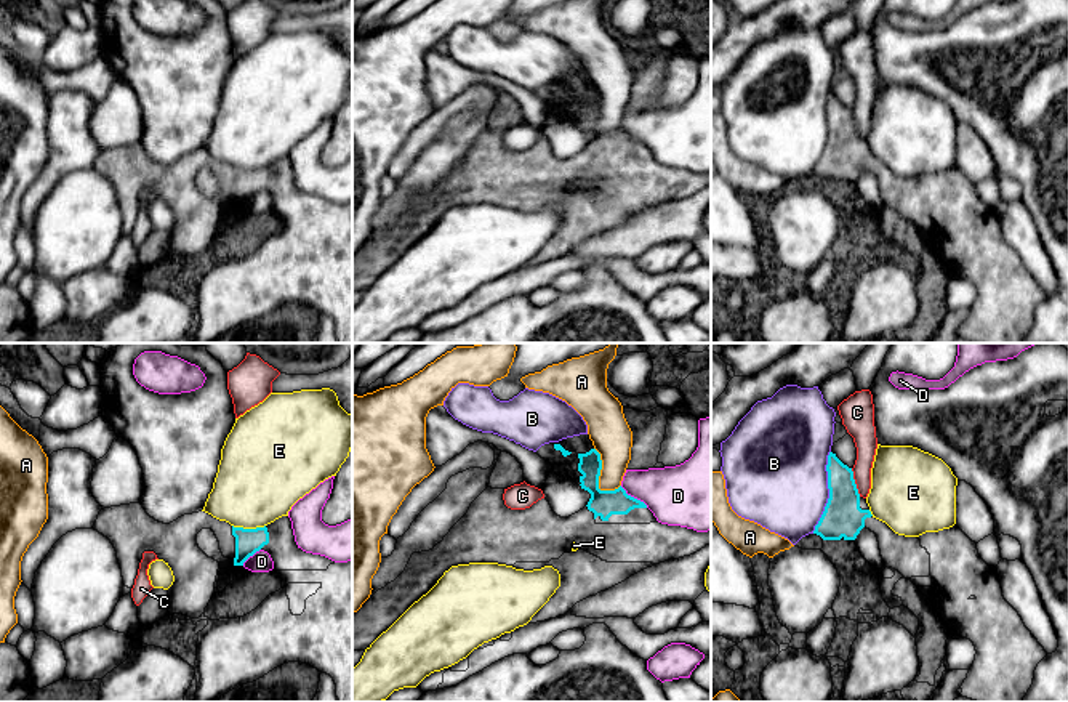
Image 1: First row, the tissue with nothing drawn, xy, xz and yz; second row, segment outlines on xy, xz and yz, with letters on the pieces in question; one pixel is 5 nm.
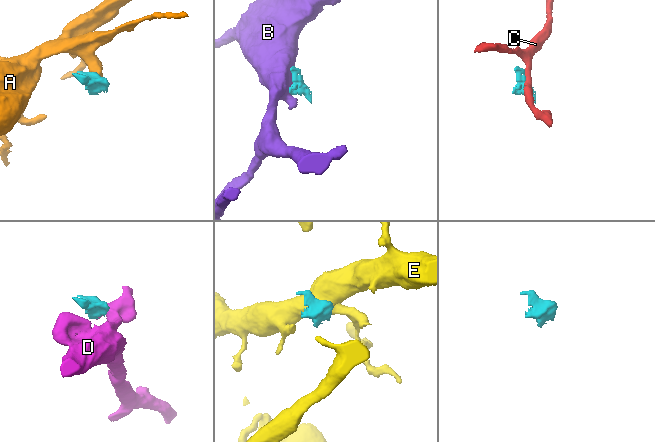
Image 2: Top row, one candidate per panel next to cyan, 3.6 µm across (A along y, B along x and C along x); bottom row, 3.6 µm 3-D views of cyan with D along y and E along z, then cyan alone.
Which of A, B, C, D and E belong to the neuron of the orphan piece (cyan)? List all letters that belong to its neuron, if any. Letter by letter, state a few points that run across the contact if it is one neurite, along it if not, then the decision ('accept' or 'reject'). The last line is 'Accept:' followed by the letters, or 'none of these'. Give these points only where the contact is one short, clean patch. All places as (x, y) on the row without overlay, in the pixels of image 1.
A: line xz (594, 88), (601, 101), (599, 129), (614, 132); reject
B: reject
C: line yz (851, 109), (860, 137); reject
D: line xz (620, 127), (647, 148); reject
E: line xy (232, 165), (244, 169), (264, 167); reject
Accept: none of these

